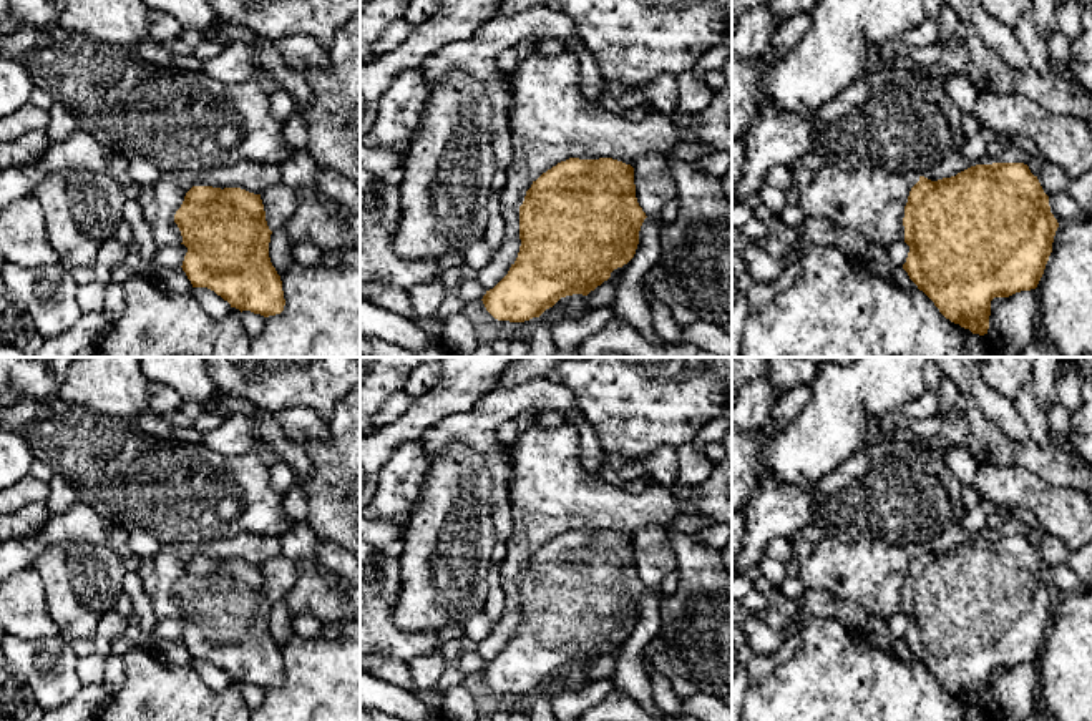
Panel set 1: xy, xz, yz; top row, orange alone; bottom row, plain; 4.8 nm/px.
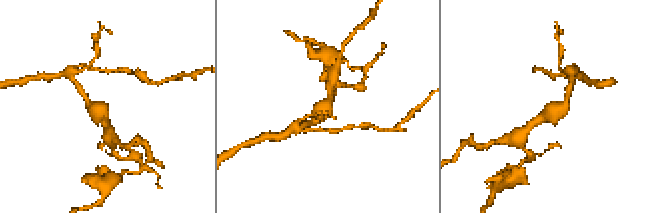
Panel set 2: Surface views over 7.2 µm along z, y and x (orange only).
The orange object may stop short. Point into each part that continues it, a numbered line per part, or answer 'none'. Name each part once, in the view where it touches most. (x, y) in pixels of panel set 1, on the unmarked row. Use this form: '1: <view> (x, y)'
none

